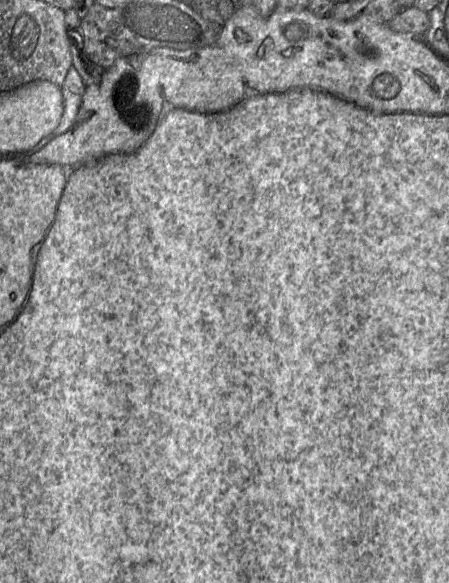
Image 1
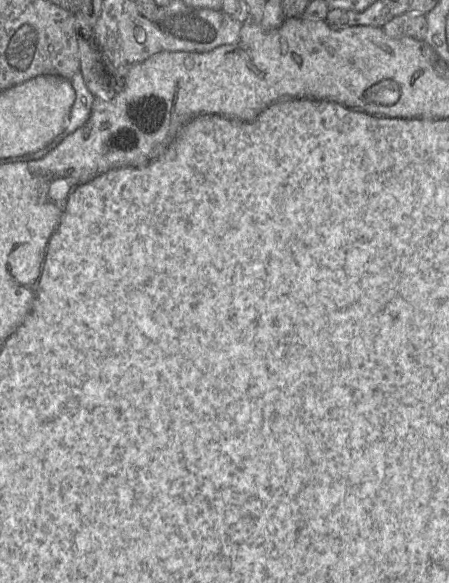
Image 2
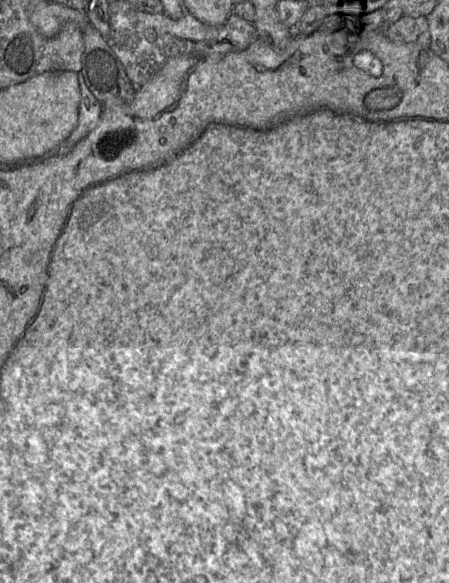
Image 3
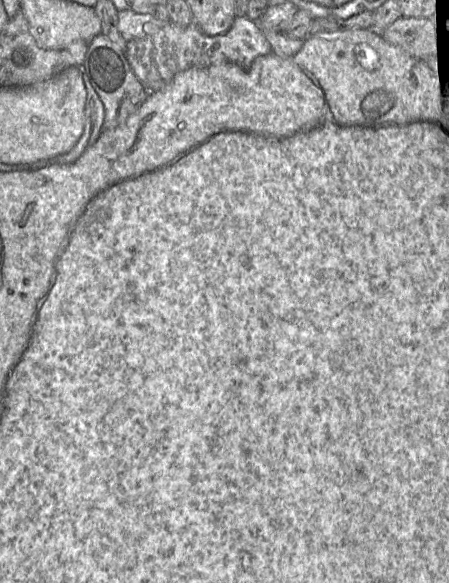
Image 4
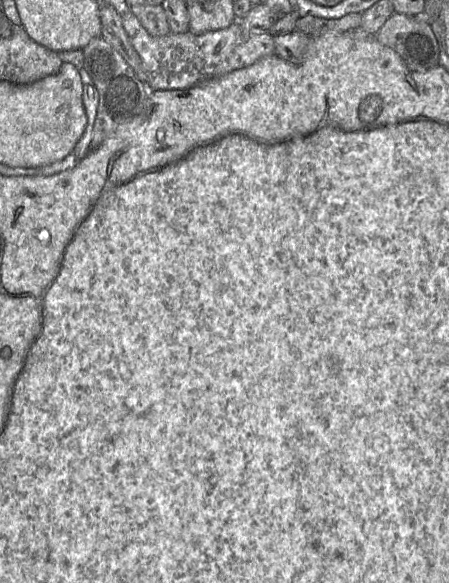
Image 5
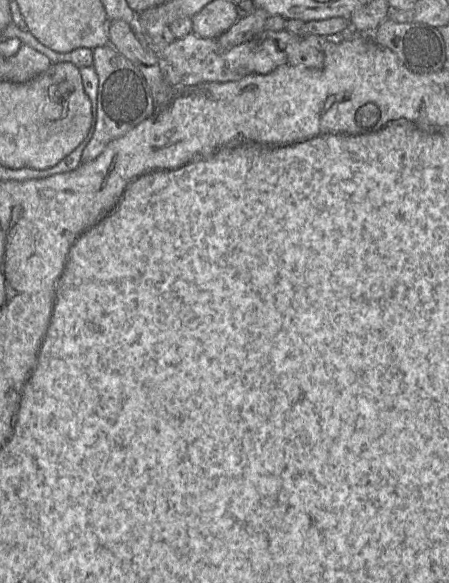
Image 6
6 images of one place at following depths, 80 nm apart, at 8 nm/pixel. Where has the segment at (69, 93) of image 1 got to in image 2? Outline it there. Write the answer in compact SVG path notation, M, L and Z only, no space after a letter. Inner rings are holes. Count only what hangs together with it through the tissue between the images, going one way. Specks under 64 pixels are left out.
M77 71L70 81L76 97L71 108L68 123L64 131L59 135L62 138L74 132L88 120L95 98L85 85L81 71Z

